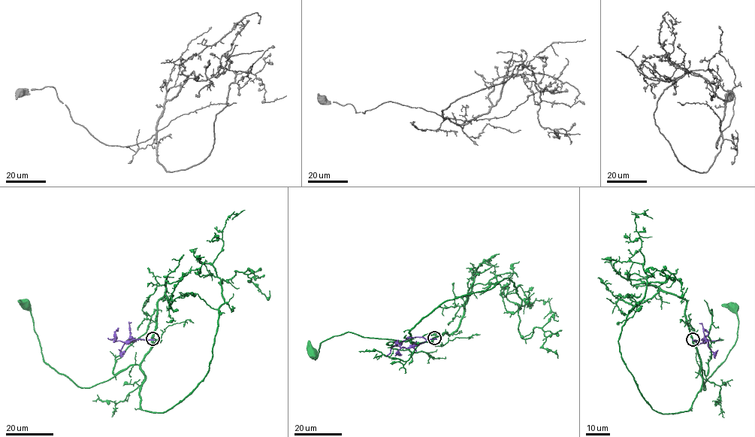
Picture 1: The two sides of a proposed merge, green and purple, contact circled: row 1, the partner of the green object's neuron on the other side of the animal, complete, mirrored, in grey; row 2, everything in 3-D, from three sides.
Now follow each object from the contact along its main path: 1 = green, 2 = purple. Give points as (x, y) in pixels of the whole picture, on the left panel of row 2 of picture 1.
1: (152, 339), (150, 350), (139, 364), (129, 365), (109, 379), (83, 387), (46, 363), (33, 317), (25, 304)
2: (152, 339), (122, 342), (107, 338)

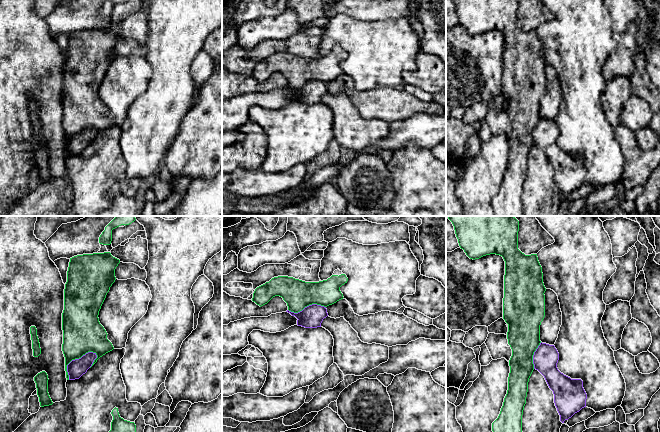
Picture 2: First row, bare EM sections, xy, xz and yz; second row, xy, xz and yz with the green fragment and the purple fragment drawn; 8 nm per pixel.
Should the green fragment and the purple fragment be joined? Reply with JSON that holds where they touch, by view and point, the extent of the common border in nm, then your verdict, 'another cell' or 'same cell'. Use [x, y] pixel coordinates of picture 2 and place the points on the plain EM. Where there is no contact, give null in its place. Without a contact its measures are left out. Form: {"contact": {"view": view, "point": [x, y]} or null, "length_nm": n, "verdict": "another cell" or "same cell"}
{"contact": {"view": "xy", "point": [74, 135]}, "length_nm": 320, "verdict": "another cell"}

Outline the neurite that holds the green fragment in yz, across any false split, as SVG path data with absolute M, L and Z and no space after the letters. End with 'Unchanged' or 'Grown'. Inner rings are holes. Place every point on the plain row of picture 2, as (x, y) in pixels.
M453 0L461 25L470 35L496 30L505 37L503 95L508 100L507 115L512 125L509 136L508 166L498 194L492 199L495 216L523 216L522 191L529 154L534 146L533 131L540 121L540 101L545 93L542 43L537 30L525 31L518 25L519 0Z. Unchanged

